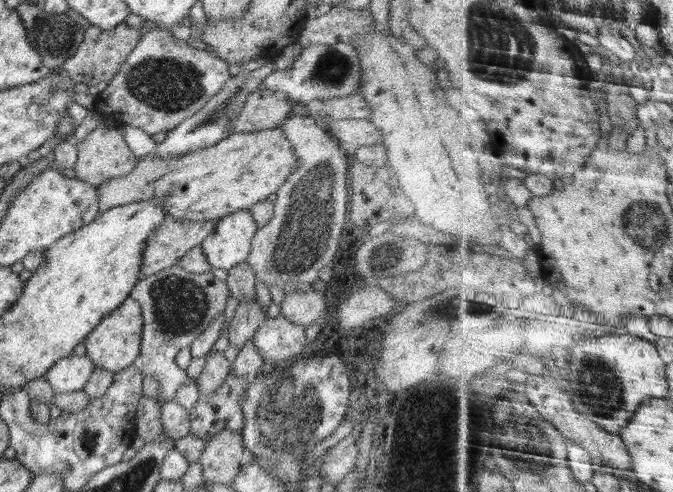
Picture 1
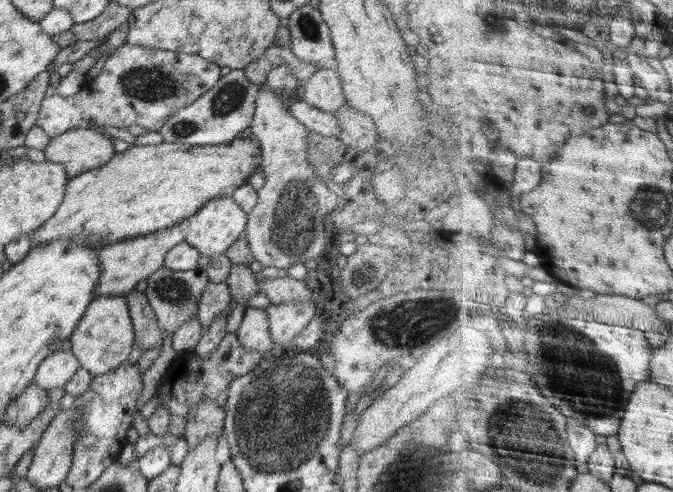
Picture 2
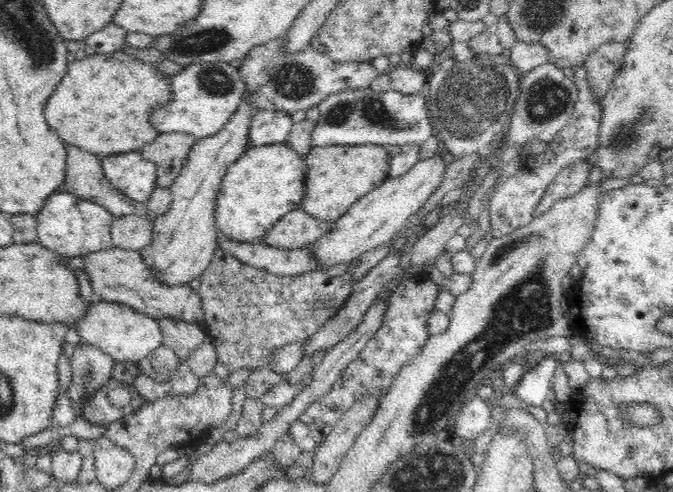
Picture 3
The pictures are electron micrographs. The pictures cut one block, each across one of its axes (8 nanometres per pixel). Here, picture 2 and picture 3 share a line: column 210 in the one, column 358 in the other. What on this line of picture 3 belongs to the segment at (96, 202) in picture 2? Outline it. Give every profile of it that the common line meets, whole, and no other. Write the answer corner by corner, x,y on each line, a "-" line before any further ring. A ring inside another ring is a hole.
380,145
312,147
305,156
305,185
301,209
324,221
340,219
359,198
389,178
389,151

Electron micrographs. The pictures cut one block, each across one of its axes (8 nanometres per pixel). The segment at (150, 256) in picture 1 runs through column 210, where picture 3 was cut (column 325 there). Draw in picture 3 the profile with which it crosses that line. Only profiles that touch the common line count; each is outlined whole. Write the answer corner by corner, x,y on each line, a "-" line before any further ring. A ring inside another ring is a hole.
298,209
280,217
260,242
281,249
299,249
310,246
332,227
332,221
314,218
306,211

